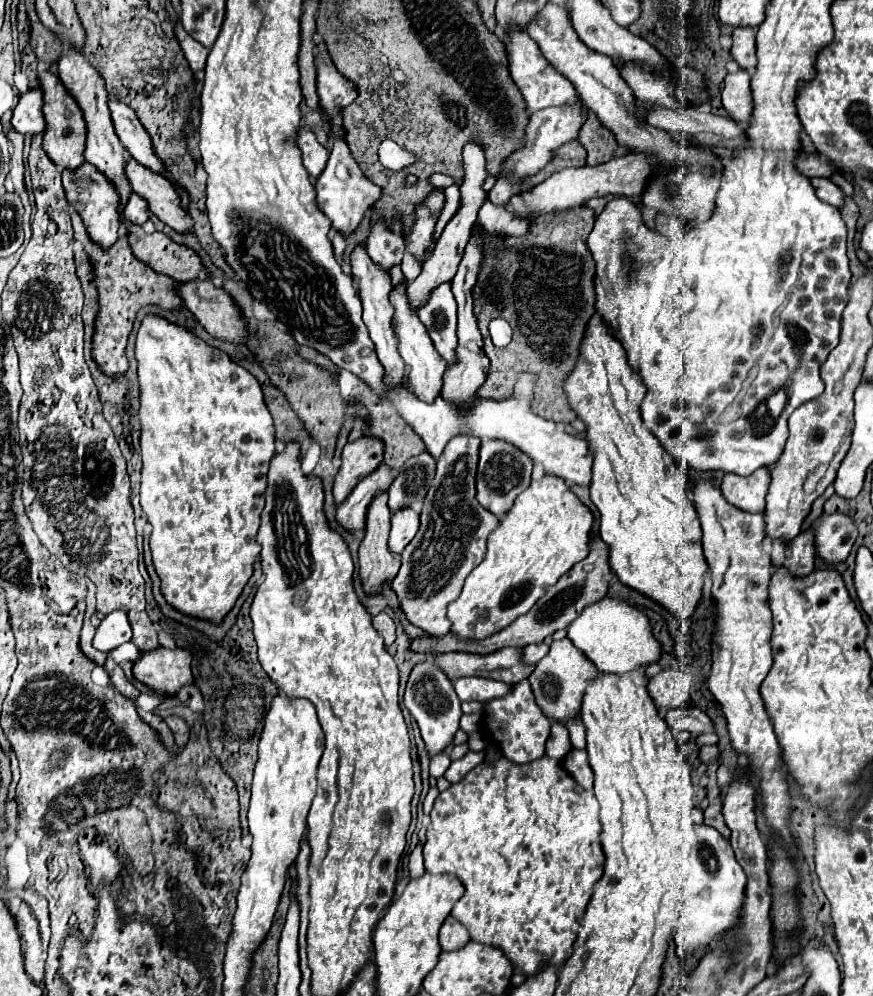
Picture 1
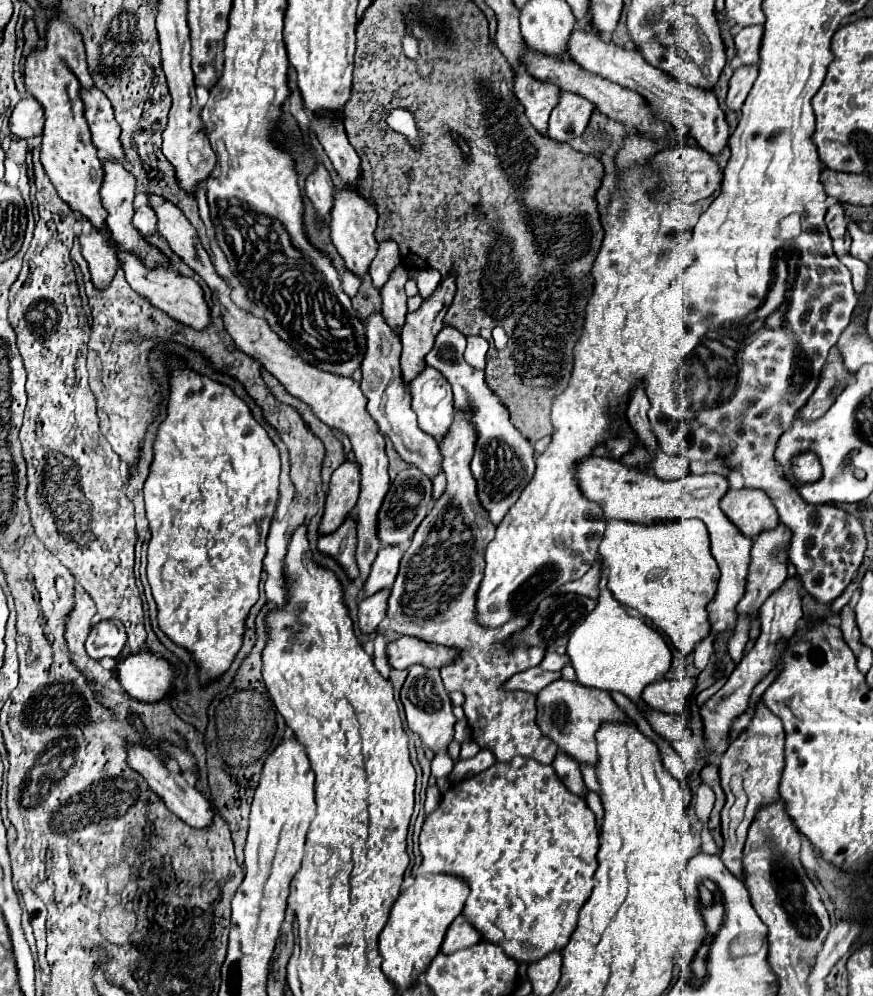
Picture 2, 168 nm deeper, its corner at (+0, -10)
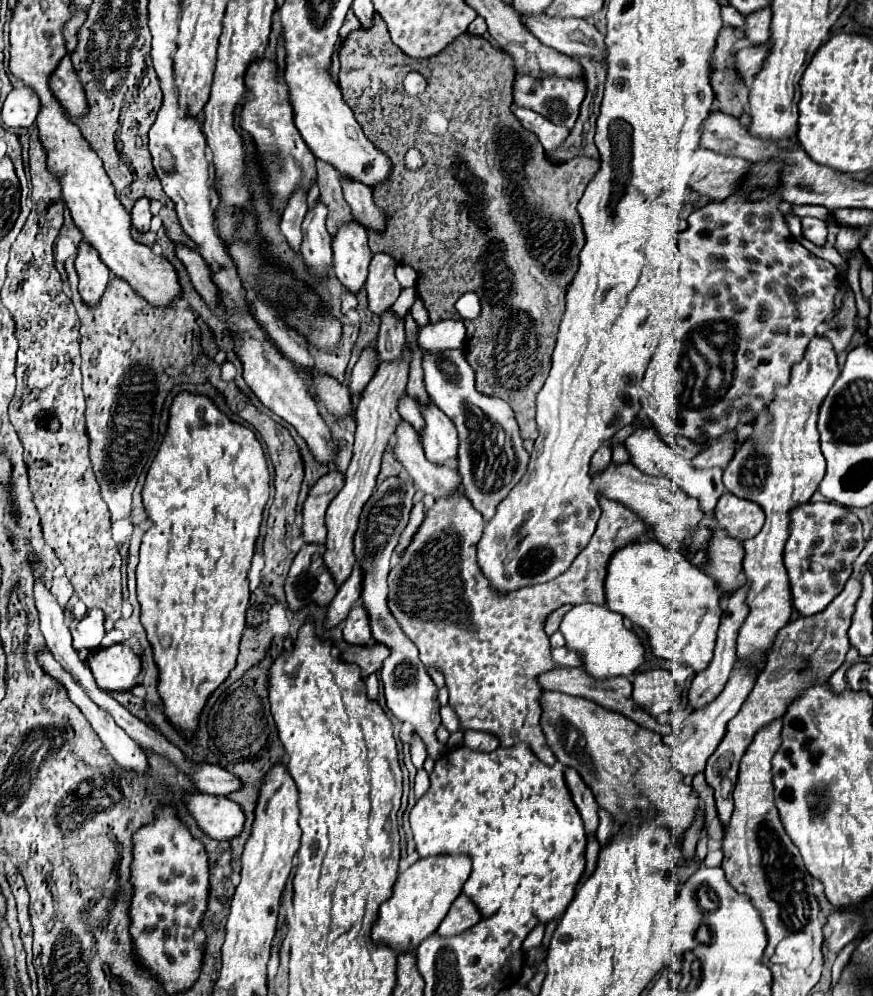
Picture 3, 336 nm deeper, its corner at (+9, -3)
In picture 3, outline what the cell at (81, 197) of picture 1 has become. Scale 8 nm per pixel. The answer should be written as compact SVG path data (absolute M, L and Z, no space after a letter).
M79 243L79 253L75 259L75 269L79 273L79 293L87 305L95 305L109 281L109 269L101 261L99 253L87 243Z

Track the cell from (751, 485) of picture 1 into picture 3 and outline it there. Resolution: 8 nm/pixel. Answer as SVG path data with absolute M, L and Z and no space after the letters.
M723 493L715 507L715 519L729 533L729 537L747 541L761 531L765 523L765 513L753 501Z

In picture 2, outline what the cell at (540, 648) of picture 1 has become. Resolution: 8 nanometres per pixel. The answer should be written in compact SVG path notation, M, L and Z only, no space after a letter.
M550 650L550 652L544 656L544 662L540 664L540 668L550 670L550 672L560 672L566 664L570 664L570 658L568 658L566 654L564 654L564 656L560 656L558 652Z

